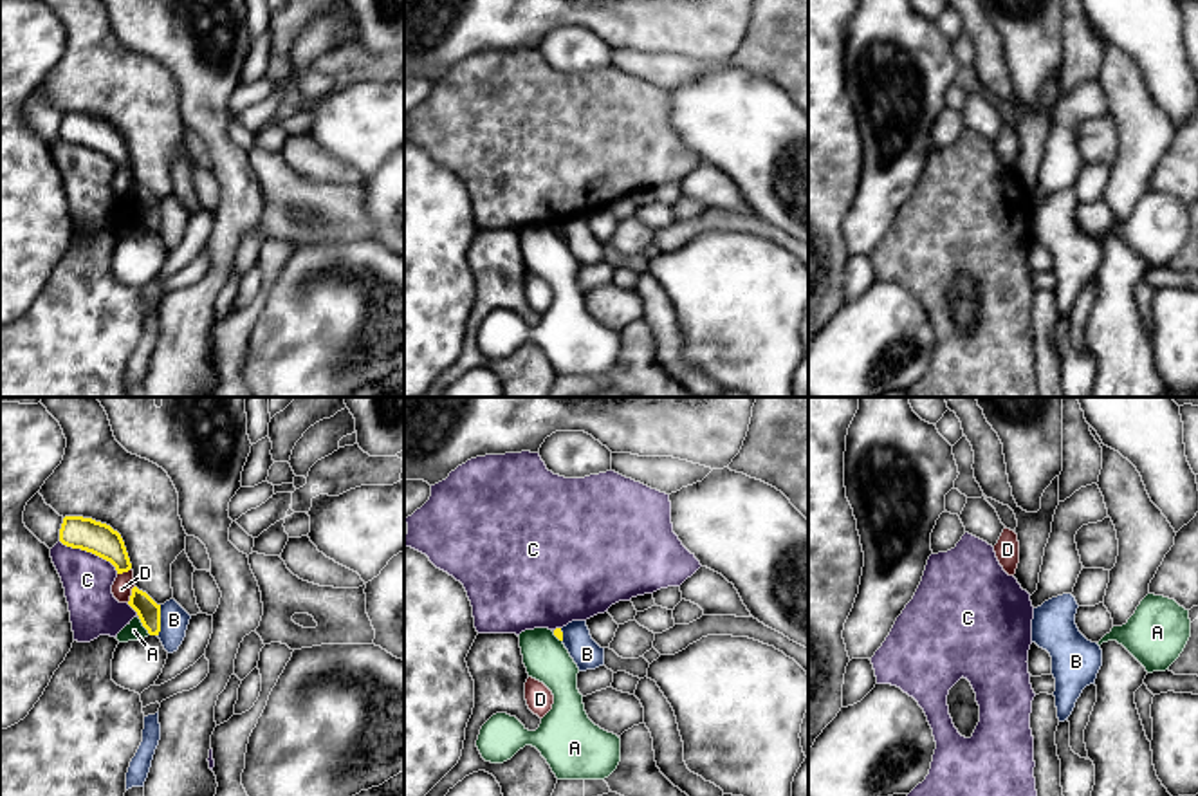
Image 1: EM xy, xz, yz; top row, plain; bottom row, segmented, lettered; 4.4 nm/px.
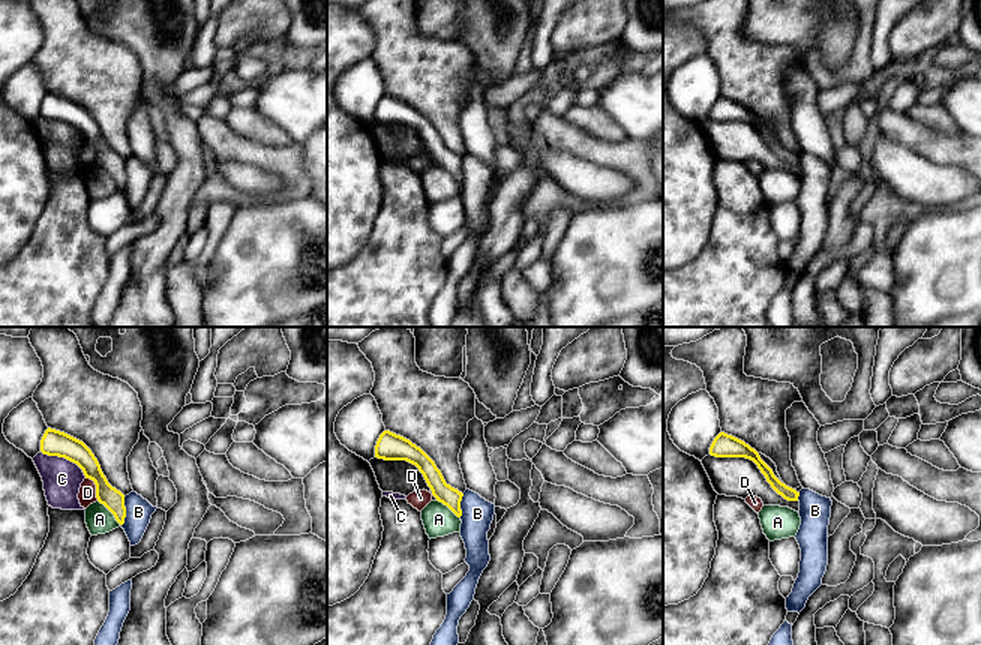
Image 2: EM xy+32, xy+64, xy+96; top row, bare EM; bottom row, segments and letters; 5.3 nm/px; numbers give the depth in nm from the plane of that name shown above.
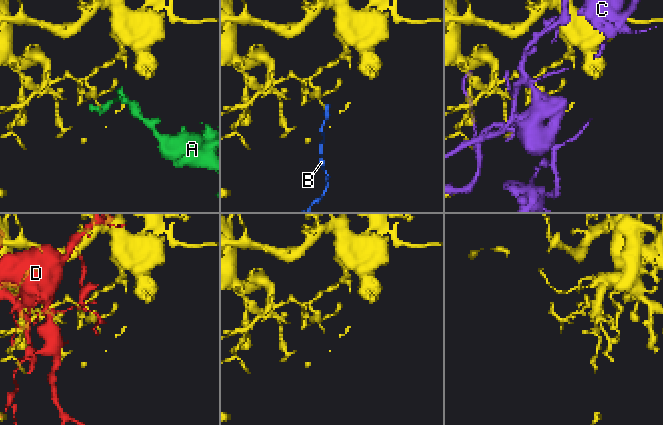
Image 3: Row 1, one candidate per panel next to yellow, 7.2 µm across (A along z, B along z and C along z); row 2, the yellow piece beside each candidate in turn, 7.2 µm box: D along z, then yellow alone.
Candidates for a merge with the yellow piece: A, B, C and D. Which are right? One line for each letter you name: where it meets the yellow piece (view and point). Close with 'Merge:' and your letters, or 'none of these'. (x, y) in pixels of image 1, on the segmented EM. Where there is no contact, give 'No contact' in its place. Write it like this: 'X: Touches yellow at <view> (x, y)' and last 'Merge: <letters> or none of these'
Merge: none of these

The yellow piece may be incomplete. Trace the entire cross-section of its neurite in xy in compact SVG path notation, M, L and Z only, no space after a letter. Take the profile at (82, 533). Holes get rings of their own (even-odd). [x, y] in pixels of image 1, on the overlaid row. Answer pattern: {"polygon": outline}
{"polygon": "M65 516L60 541L110 561L117 574L132 569L124 541L110 525L83 516Z"}

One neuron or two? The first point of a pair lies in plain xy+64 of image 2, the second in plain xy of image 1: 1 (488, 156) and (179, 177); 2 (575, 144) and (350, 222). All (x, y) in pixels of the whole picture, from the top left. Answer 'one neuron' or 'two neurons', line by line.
1: one neuron
2: one neuron

